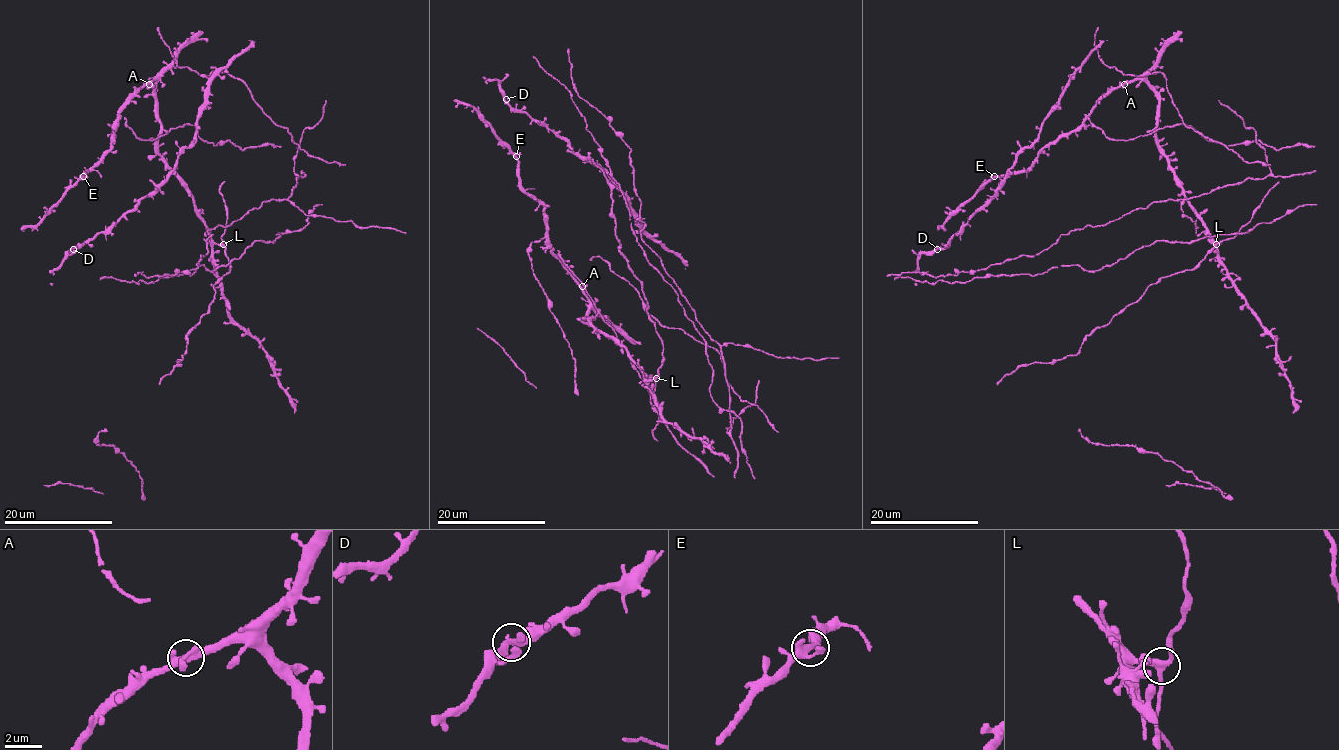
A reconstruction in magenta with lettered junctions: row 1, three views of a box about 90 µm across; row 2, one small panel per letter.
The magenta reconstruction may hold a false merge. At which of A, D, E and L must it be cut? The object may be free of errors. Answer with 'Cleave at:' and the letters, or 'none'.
Cleave at: L

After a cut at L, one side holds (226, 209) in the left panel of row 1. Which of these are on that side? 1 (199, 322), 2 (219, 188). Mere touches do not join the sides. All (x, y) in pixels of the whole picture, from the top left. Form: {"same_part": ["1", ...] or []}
{"same_part": ["1", "2"]}

